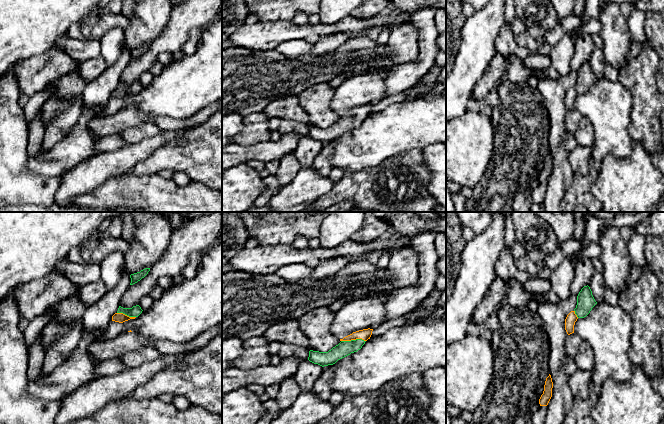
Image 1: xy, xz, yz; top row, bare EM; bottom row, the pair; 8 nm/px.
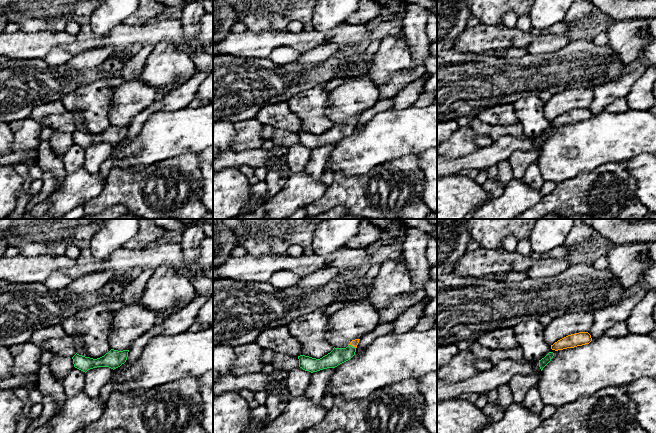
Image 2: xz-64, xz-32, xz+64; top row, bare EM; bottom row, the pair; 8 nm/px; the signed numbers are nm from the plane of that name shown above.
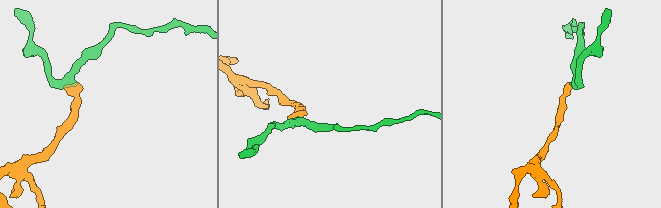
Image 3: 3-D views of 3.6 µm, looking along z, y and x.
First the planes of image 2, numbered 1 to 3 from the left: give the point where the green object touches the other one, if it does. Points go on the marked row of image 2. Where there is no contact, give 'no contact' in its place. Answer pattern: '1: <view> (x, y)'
1: no contact
2: xz-32 (352, 345)
3: no contact

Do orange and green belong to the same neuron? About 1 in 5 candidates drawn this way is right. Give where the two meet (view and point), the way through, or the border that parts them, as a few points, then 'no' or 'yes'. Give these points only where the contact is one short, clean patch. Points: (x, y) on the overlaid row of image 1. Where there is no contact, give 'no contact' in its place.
meets orange in xz at (353, 339); runs through xz (365, 334), (353, 339), (344, 348); yes

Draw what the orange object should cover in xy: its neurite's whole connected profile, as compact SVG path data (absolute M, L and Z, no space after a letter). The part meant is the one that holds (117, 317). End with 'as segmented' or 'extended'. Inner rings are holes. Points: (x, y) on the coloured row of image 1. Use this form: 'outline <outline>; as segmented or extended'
outline M139 305L133 306L132 308L123 308L119 306L118 311L112 316L112 321L123 323L130 319L135 319L142 311Z; extended

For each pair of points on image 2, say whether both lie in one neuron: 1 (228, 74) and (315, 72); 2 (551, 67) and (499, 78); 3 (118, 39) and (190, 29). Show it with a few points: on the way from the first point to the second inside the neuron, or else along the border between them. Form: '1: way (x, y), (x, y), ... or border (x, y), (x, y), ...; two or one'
1: way (250, 76), (293, 76); one
2: way (538, 73), (512, 78); one
3: border (177, 16), (184, 35), (195, 40); two

